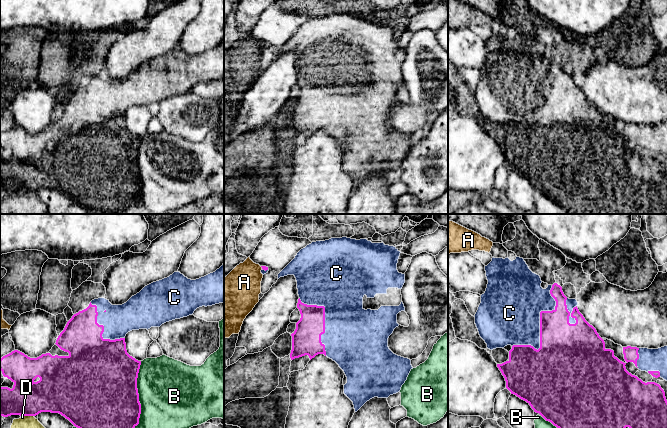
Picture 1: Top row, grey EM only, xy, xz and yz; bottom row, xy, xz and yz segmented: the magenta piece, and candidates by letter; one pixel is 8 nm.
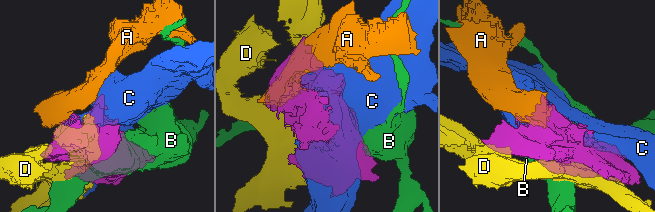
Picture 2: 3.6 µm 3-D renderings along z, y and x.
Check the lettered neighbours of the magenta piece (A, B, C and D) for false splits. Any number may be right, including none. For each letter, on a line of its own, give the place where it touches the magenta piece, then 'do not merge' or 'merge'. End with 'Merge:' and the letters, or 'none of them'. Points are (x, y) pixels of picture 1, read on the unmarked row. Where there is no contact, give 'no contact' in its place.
A: contact xz (261, 42); do not merge
B: contact xy (138, 172); do not merge
C: contact yz (540, 101); do not merge
D: contact xy (27, 191); do not merge
Merge: none of them

